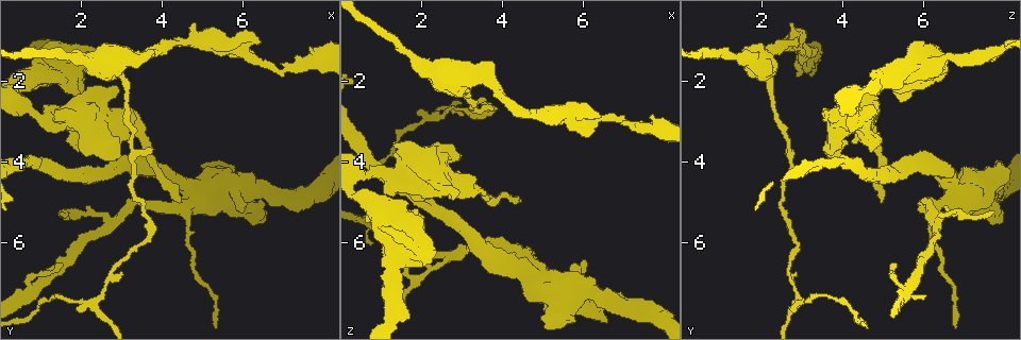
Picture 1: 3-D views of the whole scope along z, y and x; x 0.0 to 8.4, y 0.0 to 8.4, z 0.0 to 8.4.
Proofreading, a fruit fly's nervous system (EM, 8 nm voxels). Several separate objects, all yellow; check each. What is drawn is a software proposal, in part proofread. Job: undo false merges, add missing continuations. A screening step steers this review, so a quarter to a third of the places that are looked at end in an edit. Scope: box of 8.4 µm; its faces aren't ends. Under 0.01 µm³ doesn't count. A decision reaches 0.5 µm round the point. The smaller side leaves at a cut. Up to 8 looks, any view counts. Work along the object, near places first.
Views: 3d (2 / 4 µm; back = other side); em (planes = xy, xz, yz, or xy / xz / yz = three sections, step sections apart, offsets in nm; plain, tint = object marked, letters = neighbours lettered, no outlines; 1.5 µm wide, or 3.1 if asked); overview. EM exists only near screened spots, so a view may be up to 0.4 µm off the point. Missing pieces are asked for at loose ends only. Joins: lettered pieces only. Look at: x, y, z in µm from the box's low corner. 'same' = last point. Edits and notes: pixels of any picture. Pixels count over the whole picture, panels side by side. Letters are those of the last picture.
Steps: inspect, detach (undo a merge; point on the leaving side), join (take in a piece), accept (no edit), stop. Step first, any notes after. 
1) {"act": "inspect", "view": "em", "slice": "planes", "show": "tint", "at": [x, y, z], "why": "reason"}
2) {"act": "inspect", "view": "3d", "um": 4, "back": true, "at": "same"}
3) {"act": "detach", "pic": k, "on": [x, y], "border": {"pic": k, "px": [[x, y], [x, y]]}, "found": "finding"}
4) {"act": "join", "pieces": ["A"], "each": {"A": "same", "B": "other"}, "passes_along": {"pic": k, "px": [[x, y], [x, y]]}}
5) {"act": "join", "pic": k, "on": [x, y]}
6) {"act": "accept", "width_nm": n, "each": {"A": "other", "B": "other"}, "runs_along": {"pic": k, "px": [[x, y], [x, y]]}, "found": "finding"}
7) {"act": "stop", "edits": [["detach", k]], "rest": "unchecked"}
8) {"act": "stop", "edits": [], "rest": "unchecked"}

{"act": "inspect", "view": "em", "slice": "planes", "show": "letters", "at": [3.65, 1.30, 1.95], "why": "calibre changes"}

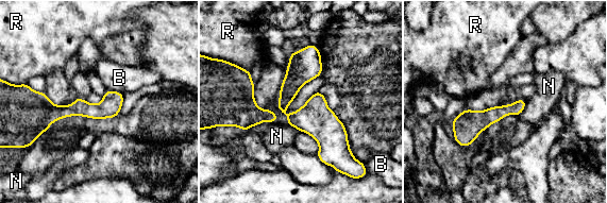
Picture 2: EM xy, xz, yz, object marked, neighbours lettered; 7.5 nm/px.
{"act": "accept", "each": {"B": "other", "N": "other", "R": "other"}, "border": {"pic": 2, "px": [[107, 89], [122, 94]]}, "found": "one neuron here"}

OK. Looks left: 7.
{"act": "inspect", "view": "3d", "um": 2, "at": [1.50, 5.20, 7.65], "why": "an open end"}

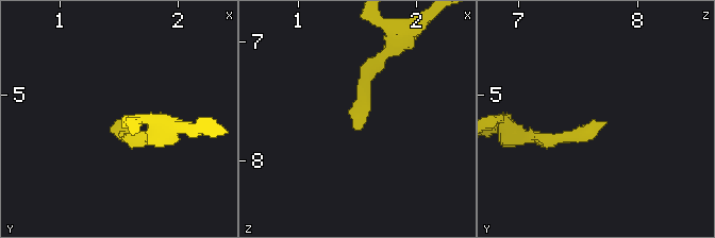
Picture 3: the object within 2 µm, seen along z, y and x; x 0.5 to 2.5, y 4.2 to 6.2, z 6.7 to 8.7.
{"act": "inspect", "view": "em", "slice": "yz", "step": 8, "show": "letters", "at": [1.48, 5.22, 7.66]}

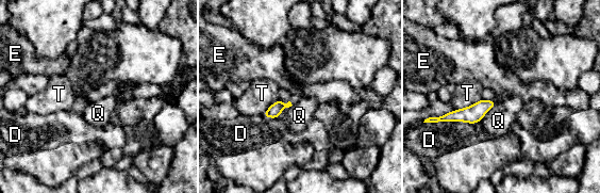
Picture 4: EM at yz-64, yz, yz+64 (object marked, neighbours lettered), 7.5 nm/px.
{"act": "accept", "each": {"D": "other", "E": "other", "Q": "other", "T": "other"}, "runs_along": {"pic": 4, "px": [[492, 102], [472, 114], [431, 119]]}, "found": "none of them fits"}

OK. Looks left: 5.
{"act": "inspect", "view": "3d", "um": 4, "at": [0.75, 7.35, 6.00], "why": "an open end"}

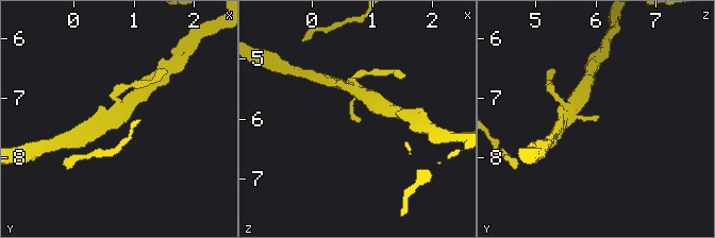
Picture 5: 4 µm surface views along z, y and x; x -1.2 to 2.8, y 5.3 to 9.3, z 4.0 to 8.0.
{"act": "inspect", "view": "em", "slice": "planes", "show": "letters", "at": [0.75, 7.40, 6.00], "why": "need the tissue"}

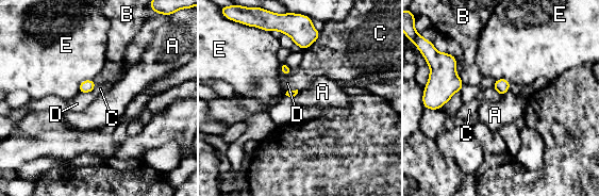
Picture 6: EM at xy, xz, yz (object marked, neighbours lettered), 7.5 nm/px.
{"act": "accept", "each": {"A": "other", "B": "other", "C": "other", "D": "other", "E": "other"}, "border": {"pic": 6, "px": [[298, 91], [292, 97]]}, "found": "none of them fits"}

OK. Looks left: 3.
{"act": "inspect", "view": "em", "slice": "xy", "step": 8, "show": "tint", "at": [1.15, 1.40, 6.55], "why": "thick turns thin"}

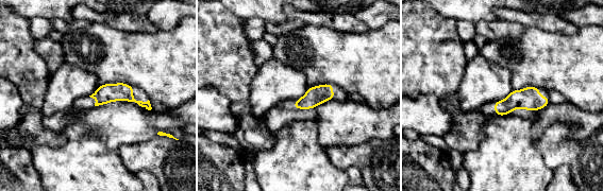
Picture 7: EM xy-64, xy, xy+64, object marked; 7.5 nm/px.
{"act": "inspect", "view": "em", "slice": "planes", "show": "tint", "at": "same", "why": "another direction"}

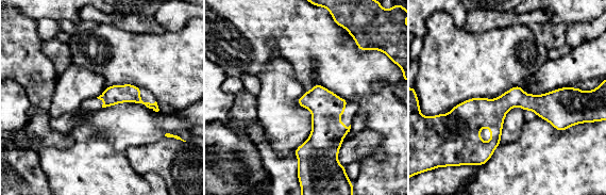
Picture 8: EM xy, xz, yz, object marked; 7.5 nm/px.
{"act": "inspect", "view": "em", "slice": "planes", "show": "letters", "at": "same", "why": "what lies round it"}

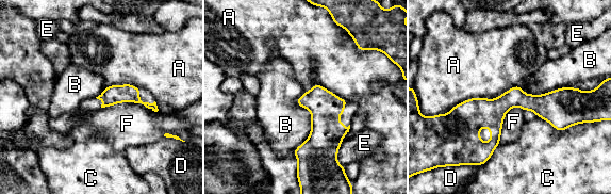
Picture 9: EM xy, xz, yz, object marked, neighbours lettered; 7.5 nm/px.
{"act": "accept", "width_nm": 150, "each": {"A": "other", "B": "other", "C": "other", "D": "other", "E": "other", "F": "other"}, "runs_along": {"pic": 9, "px": [[574, 95], [449, 116]]}, "found": "one neuron here"}

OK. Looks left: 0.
{"act": "stop", "edits": [], "rest": "unchecked"}

